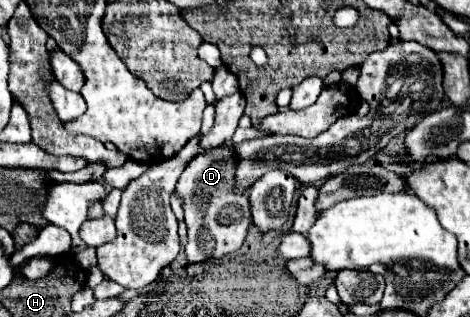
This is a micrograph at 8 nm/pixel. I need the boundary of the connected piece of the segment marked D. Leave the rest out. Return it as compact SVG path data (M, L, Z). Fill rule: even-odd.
M219 146L207 154L193 158L177 182L177 192L183 198L185 224L189 230L189 244L185 248L185 254L193 264L235 252L245 242L247 230L251 226L249 198L247 194L233 192L235 166L237 160L233 158L231 148Z

